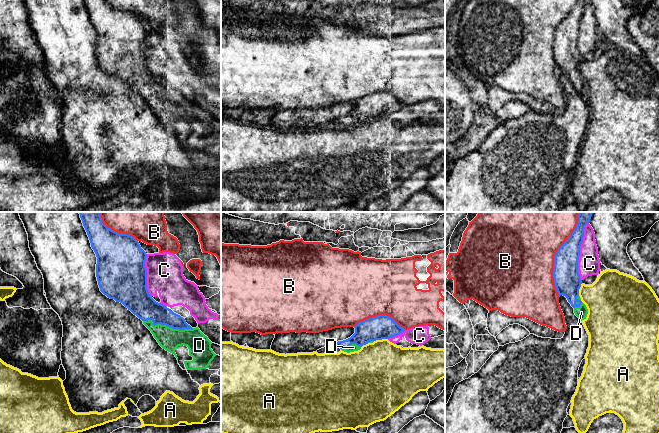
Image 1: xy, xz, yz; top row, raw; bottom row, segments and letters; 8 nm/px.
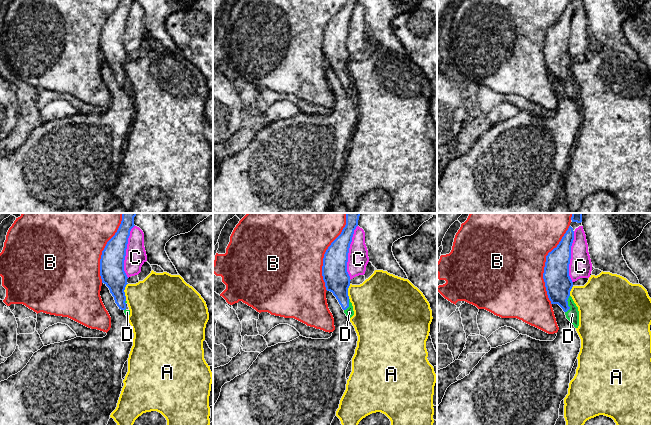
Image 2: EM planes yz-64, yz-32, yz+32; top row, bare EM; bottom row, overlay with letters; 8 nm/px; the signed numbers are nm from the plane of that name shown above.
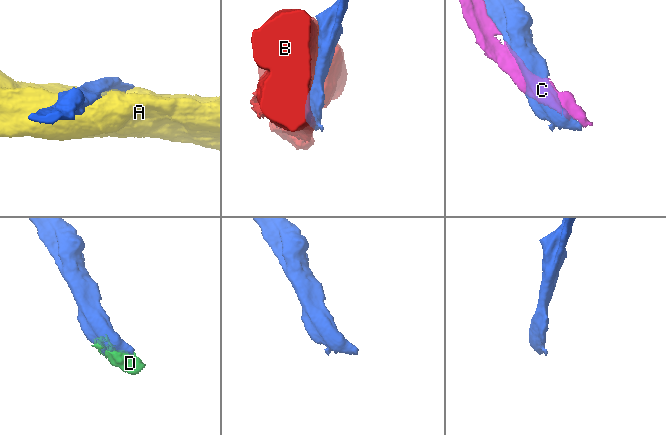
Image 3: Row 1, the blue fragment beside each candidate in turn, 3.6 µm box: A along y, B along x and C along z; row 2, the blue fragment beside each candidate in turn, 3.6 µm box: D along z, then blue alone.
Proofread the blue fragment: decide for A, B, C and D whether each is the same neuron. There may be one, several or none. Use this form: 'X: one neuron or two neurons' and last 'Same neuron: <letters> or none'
A: two neurons
B: two neurons
C: two neurons
D: one neuron
Same neuron: D

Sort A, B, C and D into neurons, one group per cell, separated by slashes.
A / B / C / D

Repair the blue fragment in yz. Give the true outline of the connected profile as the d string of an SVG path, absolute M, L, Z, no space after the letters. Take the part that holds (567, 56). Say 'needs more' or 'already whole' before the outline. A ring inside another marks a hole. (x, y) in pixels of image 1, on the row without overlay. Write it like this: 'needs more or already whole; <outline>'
needs more; M577 0L575 6L554 32L553 54L558 71L563 71L574 84L575 91L582 97L586 95L588 85L581 77L579 65L582 56L578 49L580 22L583 18L587 0Z

